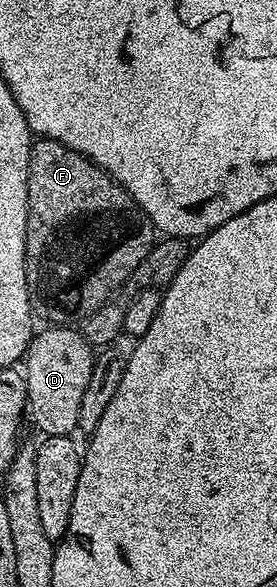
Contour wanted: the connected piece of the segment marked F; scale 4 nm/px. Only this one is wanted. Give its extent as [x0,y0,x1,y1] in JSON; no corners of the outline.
[25,138,155,325]

